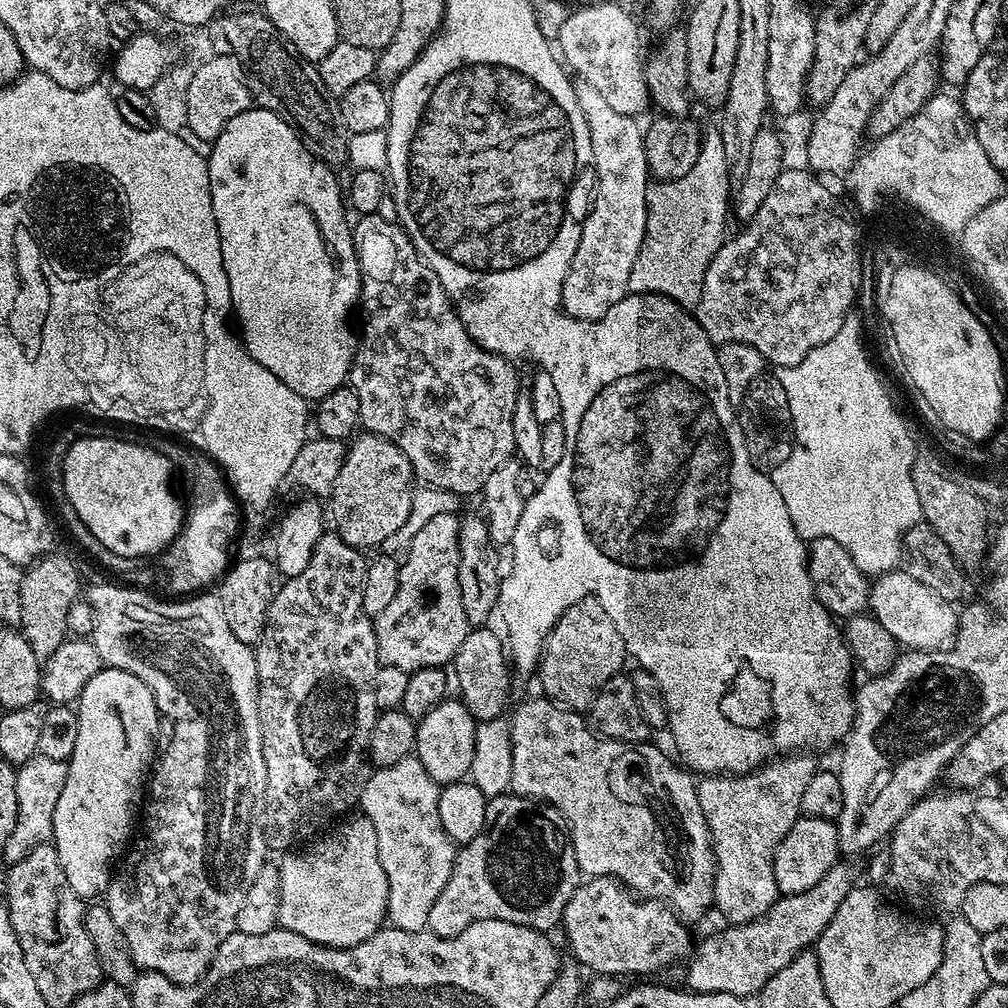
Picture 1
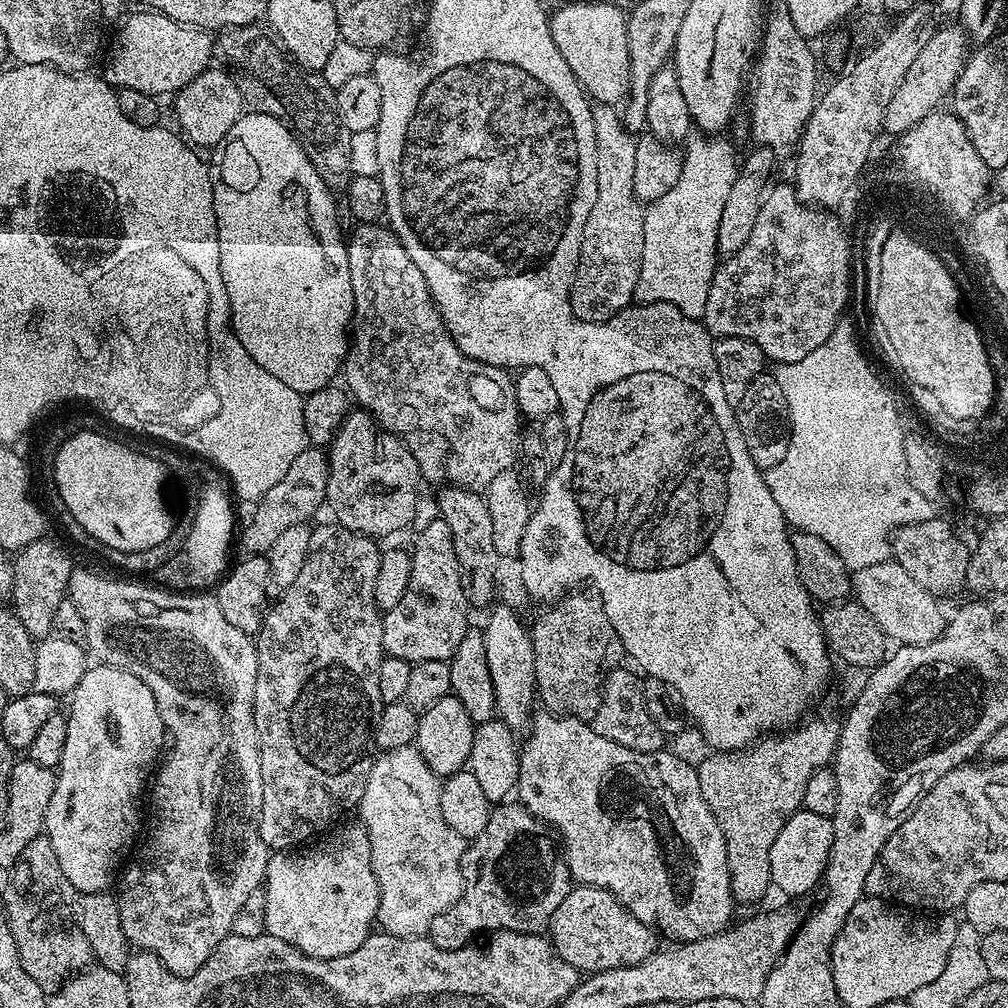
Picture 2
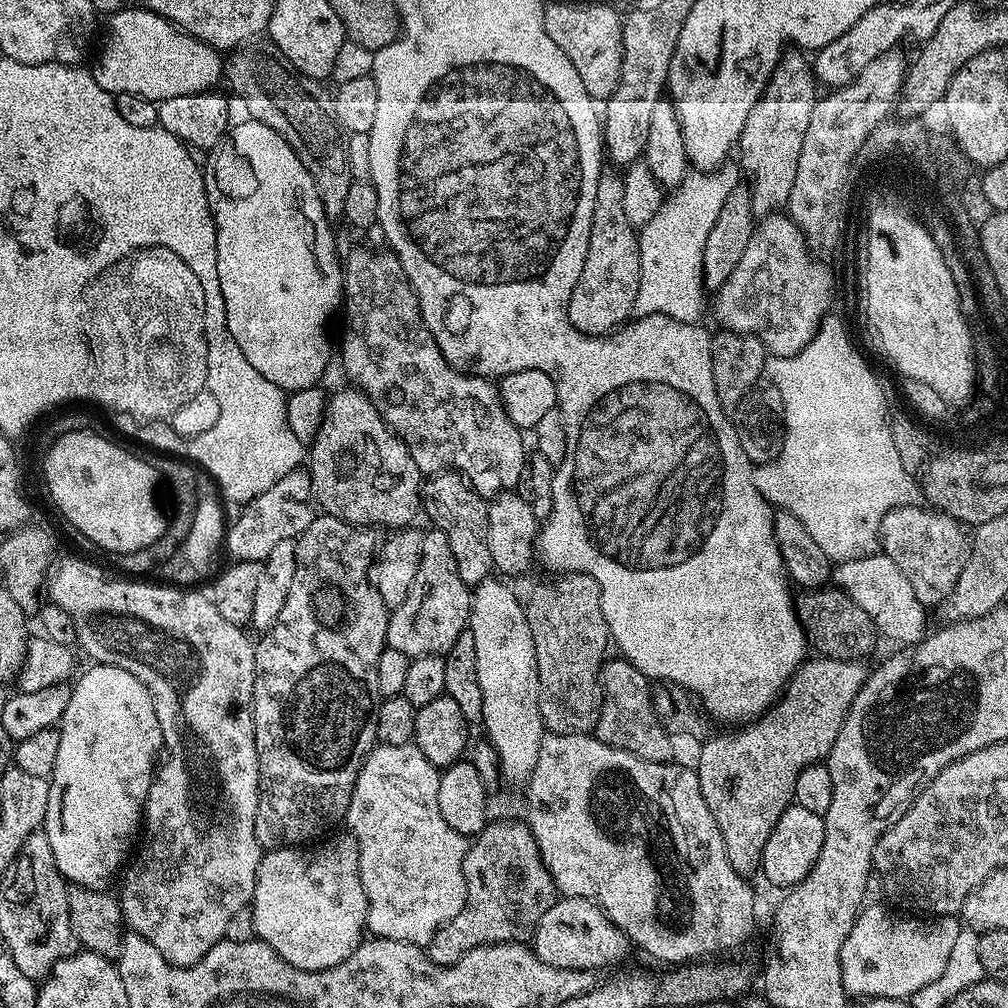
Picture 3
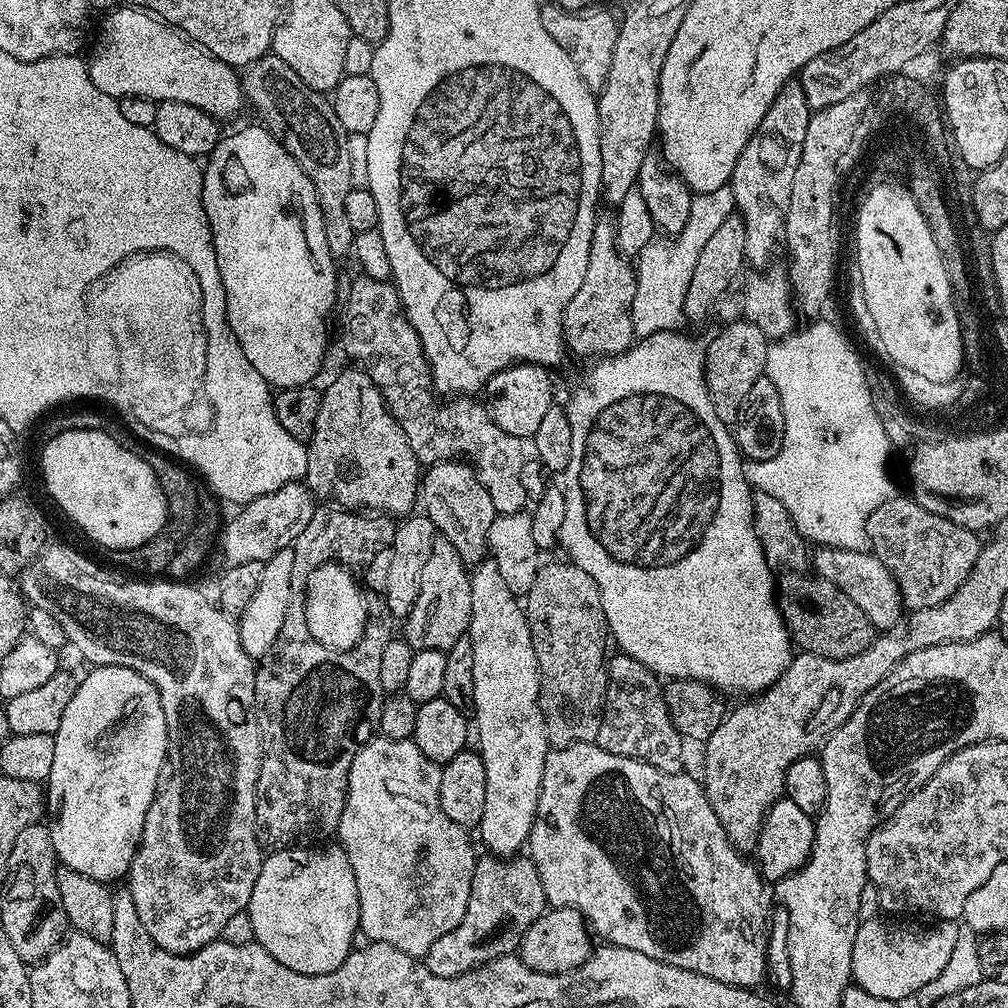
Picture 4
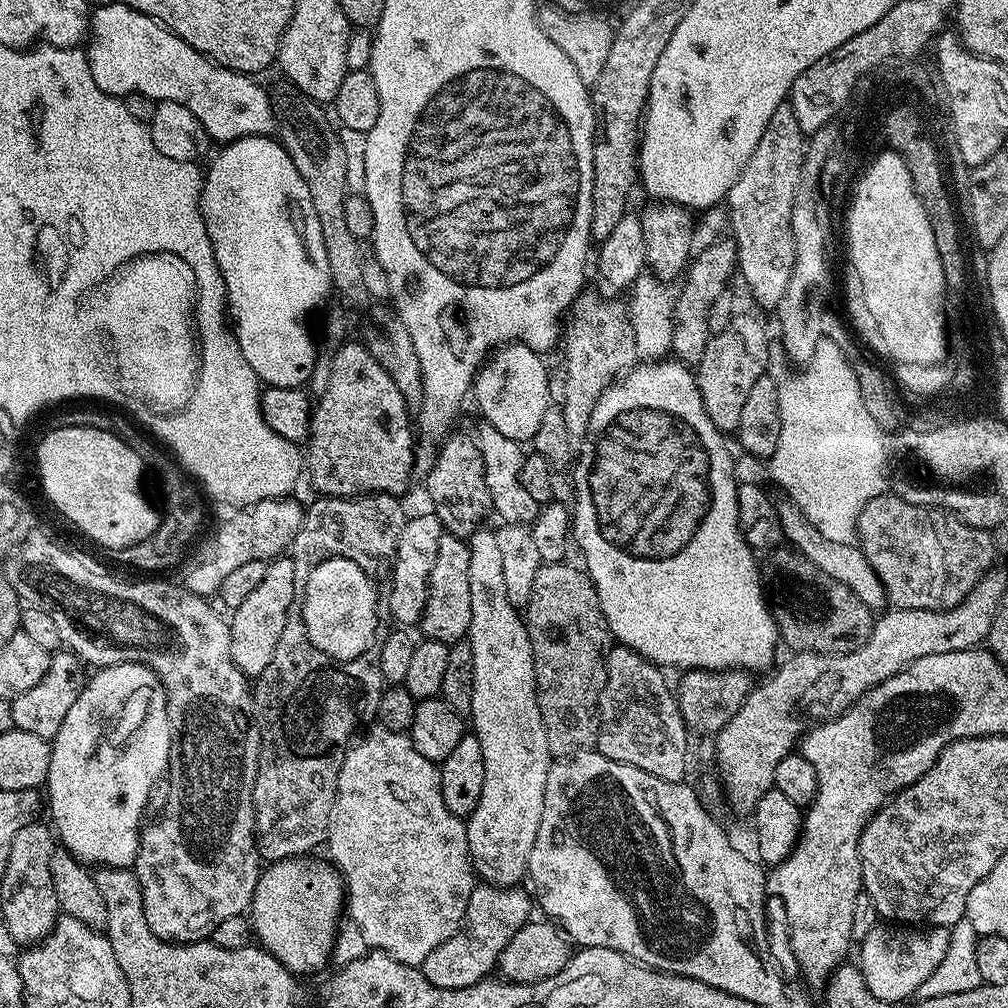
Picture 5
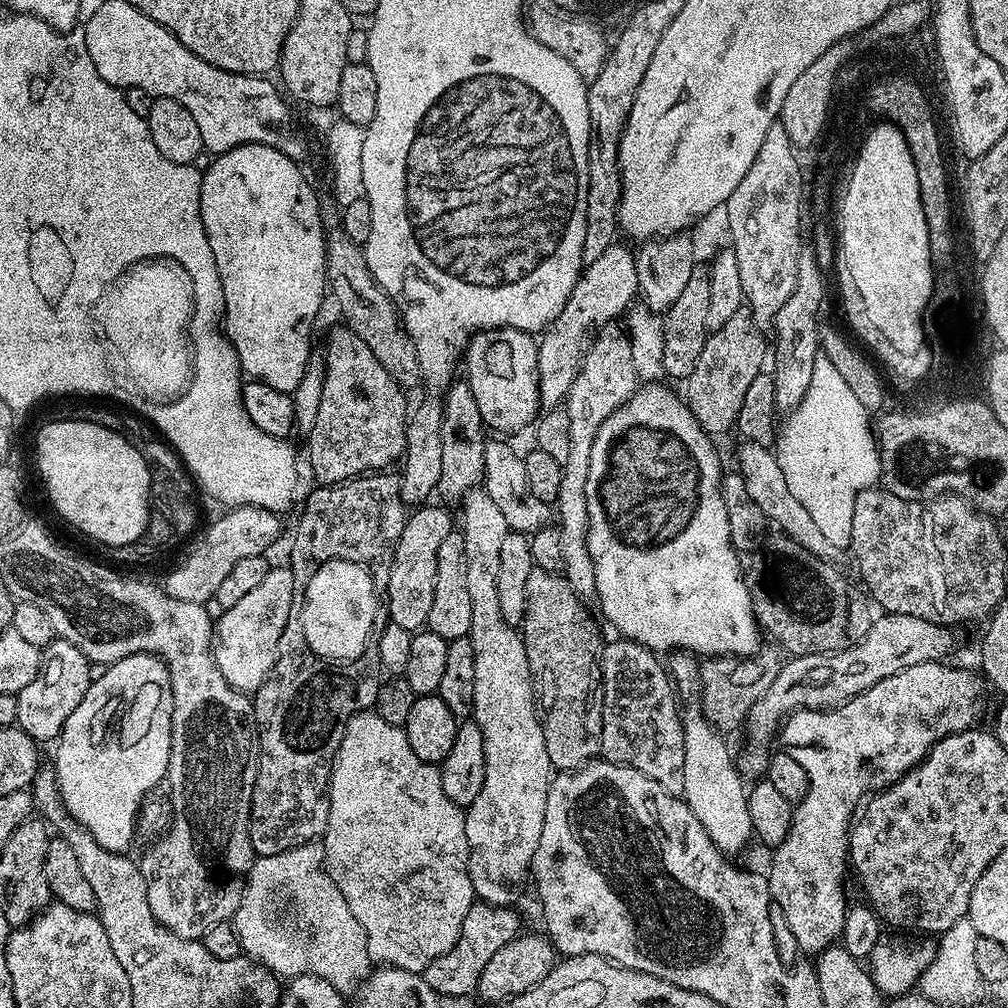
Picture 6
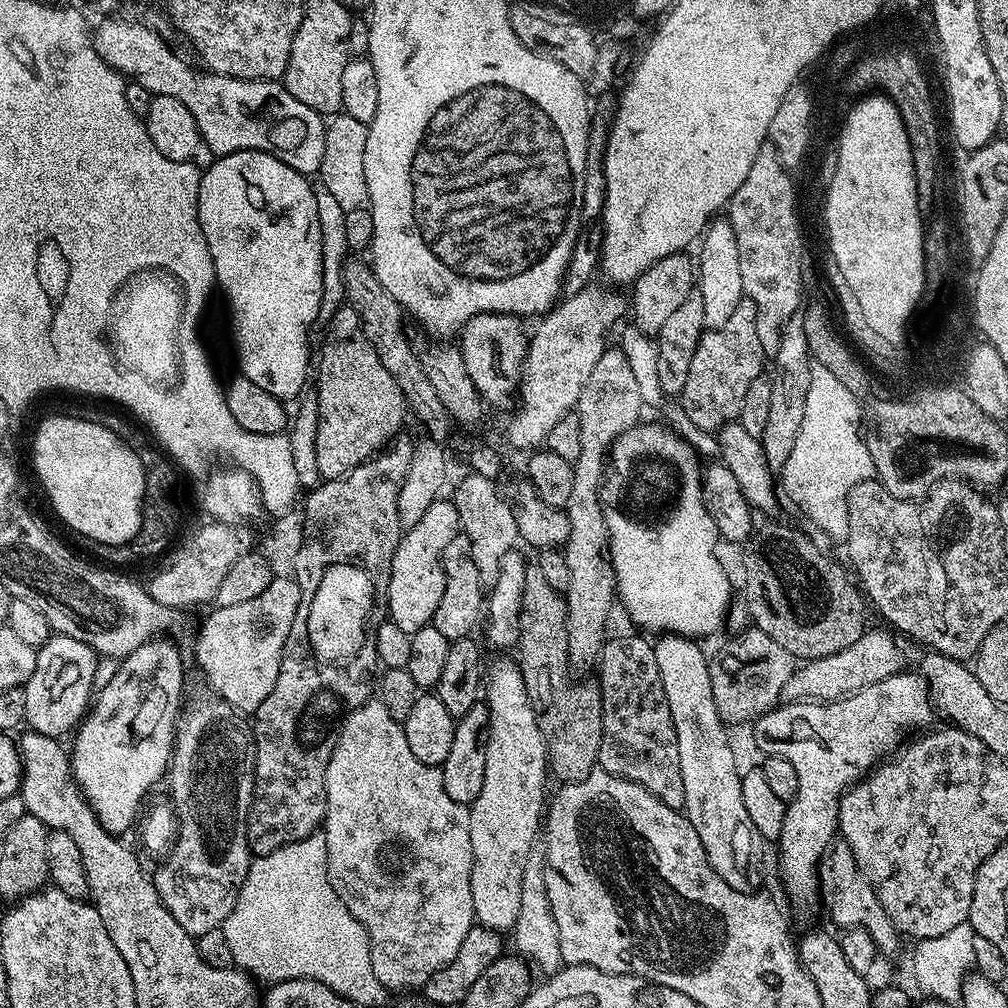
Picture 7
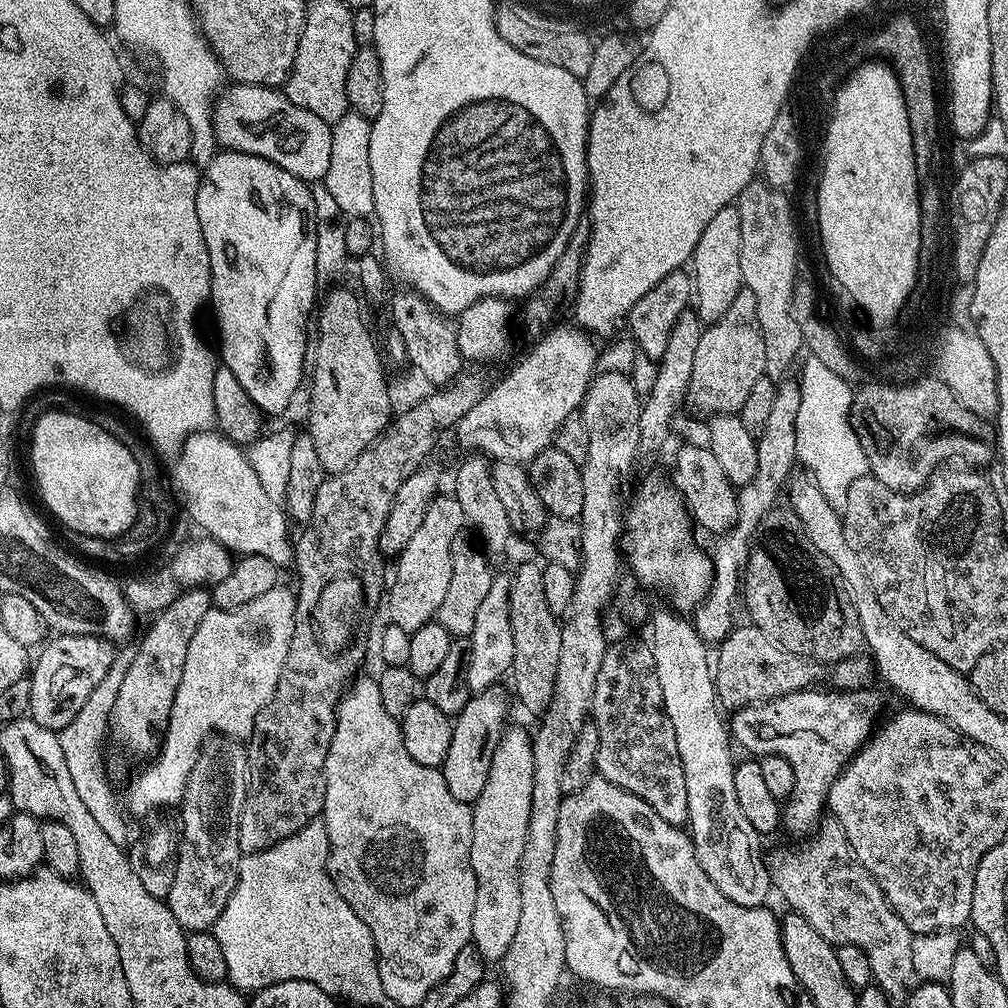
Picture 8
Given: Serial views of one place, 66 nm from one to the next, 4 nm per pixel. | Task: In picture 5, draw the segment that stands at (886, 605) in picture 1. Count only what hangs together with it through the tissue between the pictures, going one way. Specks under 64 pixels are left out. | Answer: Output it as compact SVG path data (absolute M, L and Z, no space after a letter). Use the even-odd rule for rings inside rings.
M783 503L776 504L776 513L780 515L780 525L787 543L806 558L810 558L810 562L814 562L814 566L818 566L818 570L823 570L825 574L830 574L830 578L842 582L842 586L846 586L846 590L854 590L854 594L858 594L858 598L862 598L862 602L868 608L883 609L886 604L884 587L878 574L874 574L874 566L870 566L870 562L866 562L859 546L833 542L831 538L822 538L818 526L811 524L806 518L806 514L802 514L802 510L798 510L796 504Z

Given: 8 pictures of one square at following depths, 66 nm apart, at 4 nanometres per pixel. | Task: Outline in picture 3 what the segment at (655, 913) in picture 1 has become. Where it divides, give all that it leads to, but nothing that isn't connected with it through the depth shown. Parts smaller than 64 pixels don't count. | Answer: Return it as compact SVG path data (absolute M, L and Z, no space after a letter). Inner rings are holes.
M566 896L542 914L530 936L530 947L542 962L555 968L573 968L579 972L604 968L616 964L628 956L630 941L624 932L619 932L609 916L593 900Z

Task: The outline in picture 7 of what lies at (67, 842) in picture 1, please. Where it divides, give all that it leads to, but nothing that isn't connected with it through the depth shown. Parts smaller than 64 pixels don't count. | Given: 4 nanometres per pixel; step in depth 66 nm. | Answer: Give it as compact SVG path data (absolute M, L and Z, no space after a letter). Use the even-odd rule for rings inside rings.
M171 639L148 640L119 661L117 674L108 686L95 693L90 711L75 729L76 741L72 748L70 744L72 778L80 787L84 799L96 812L98 822L113 834L124 834L132 823L132 827L137 823L138 813L145 803L144 795L163 776L165 779L172 763L178 717L182 712L180 699L184 696L184 660L179 650L168 640Z

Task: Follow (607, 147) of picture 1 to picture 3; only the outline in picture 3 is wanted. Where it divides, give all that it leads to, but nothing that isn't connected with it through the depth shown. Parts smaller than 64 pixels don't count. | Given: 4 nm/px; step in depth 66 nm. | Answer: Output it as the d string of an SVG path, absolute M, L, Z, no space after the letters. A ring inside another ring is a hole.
M608 171L601 175L598 194L594 198L586 262L568 303L570 322L588 336L606 336L617 331L633 315L636 307L640 242L637 229L633 228L630 218L626 218L626 209L622 206L623 190L624 181L619 175Z

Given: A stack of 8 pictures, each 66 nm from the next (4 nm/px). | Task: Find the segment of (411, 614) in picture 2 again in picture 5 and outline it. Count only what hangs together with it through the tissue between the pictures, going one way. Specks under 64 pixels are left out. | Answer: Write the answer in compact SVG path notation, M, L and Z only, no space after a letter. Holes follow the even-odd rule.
M445 535L438 542L438 558L434 558L434 570L430 570L428 579L428 597L424 613L420 615L419 631L424 631L423 635L430 640L437 640L446 645L453 645L457 640L467 637L468 627L470 626L470 554L468 545L459 536Z

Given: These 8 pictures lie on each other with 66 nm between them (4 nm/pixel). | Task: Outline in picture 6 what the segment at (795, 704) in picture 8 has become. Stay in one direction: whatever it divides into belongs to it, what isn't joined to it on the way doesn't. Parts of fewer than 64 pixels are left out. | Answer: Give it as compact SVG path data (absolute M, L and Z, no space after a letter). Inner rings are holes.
M931 660L930 662L922 662L918 666L910 666L890 678L882 678L882 682L870 686L870 690L850 698L845 704L839 704L836 708L823 710L819 708L802 708L799 712L792 713L781 723L778 733L779 747L786 754L790 754L790 758L797 760L802 765L802 770L806 770L806 778L810 778L810 787L806 790L806 798L802 798L802 802L793 807L792 825L784 841L775 845L773 852L776 853L772 856L772 865L766 869L766 875L768 878L768 889L772 895L772 903L778 909L779 915L780 912L784 915L784 924L788 927L788 932L792 935L793 942L802 951L819 954L824 949L833 947L841 939L844 920L847 918L847 912L850 907L850 900L844 897L844 875L849 875L850 872L850 861L848 859L850 825L853 823L858 809L865 803L866 797L869 794L883 792L888 785L898 782L915 764L919 764L920 761L924 760L928 756L928 751L942 738L975 729L979 725L976 723L984 716L984 688L986 689L986 681L979 671L973 670L971 672L968 668L951 668L948 662Z

